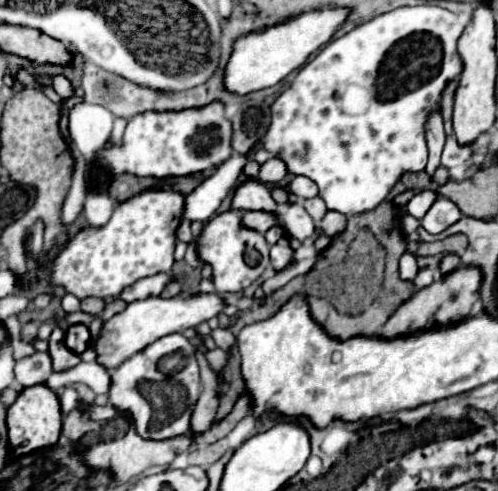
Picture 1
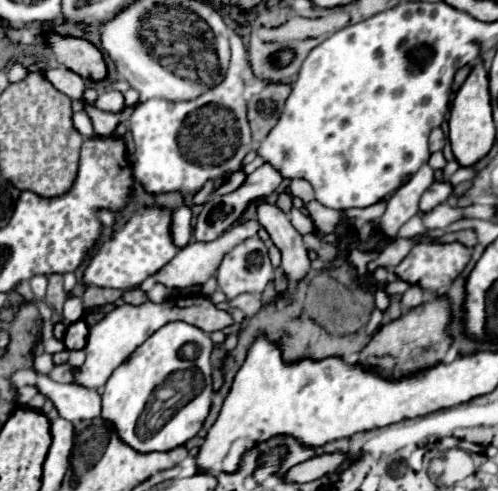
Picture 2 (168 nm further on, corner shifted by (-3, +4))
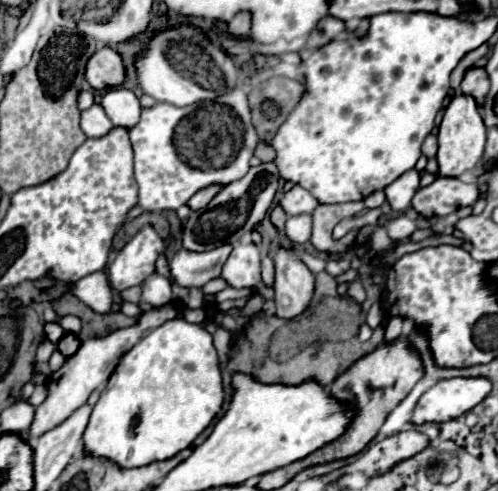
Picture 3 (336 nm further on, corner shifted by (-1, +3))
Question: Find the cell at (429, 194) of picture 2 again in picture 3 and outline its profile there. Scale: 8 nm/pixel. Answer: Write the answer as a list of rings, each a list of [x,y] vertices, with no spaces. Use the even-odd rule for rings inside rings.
[[[436,177],[412,197],[412,207],[424,217],[442,217],[454,213],[458,207],[472,207],[480,197],[476,183],[464,183],[452,177]]]

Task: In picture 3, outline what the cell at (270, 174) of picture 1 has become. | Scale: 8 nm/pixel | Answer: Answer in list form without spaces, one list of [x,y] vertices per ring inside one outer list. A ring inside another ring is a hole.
[[[262,163],[258,167],[250,167],[250,171],[228,185],[224,185],[218,195],[208,203],[206,209],[192,211],[182,225],[182,245],[188,251],[196,251],[200,245],[218,247],[224,243],[238,243],[246,233],[250,233],[266,215],[268,207],[278,189],[278,169],[274,163]]]

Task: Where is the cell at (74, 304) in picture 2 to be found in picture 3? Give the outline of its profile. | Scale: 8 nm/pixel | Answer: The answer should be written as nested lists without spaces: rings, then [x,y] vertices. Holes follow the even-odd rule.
[[[66,315],[66,317],[62,317],[62,319],[60,319],[60,325],[62,325],[64,333],[74,333],[74,335],[78,335],[78,331],[80,331],[80,319],[78,319],[76,315]]]

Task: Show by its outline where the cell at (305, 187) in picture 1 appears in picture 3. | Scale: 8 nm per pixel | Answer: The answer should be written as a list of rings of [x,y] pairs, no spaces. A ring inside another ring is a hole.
[[[294,185],[280,199],[280,207],[286,211],[286,215],[304,215],[304,213],[312,213],[318,207],[318,201],[312,197],[312,193],[308,193],[300,185]]]

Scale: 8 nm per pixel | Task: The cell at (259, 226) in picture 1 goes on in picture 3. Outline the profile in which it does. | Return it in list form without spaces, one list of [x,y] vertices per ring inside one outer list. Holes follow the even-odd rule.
[[[220,245],[204,253],[192,253],[188,249],[176,251],[174,261],[170,261],[174,283],[182,287],[202,289],[208,281],[220,277],[222,265],[226,263],[226,257],[230,255],[230,251],[232,251],[232,245]]]

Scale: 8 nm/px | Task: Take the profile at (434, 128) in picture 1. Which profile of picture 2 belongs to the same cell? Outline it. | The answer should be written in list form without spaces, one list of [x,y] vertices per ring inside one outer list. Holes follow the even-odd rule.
[[[434,128],[429,136],[429,151],[434,153],[442,148],[444,148],[444,132],[442,132],[442,128]]]

